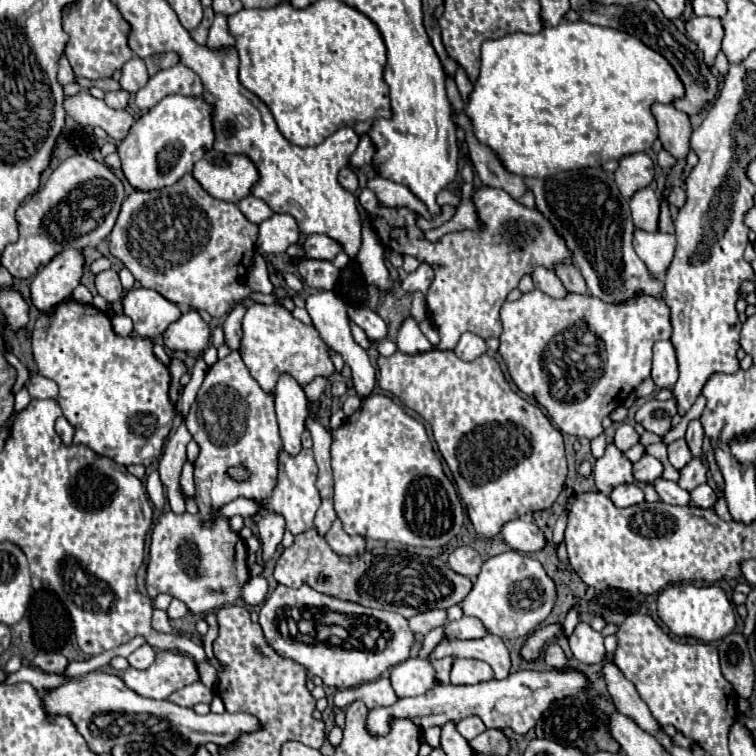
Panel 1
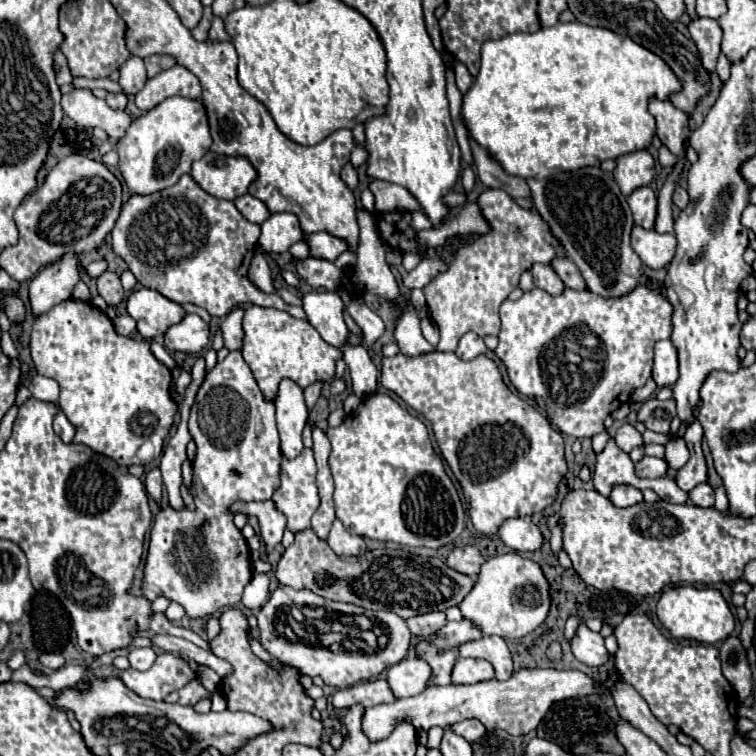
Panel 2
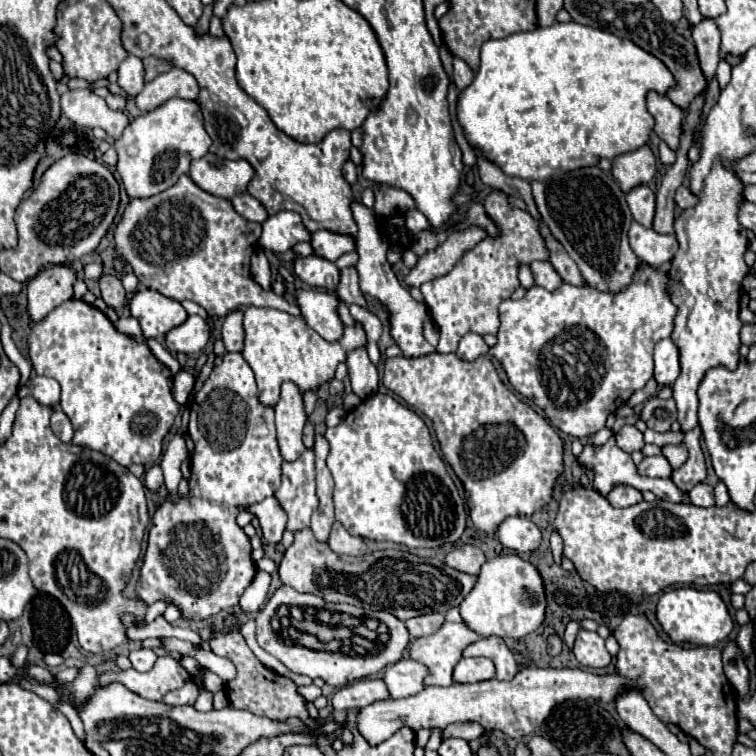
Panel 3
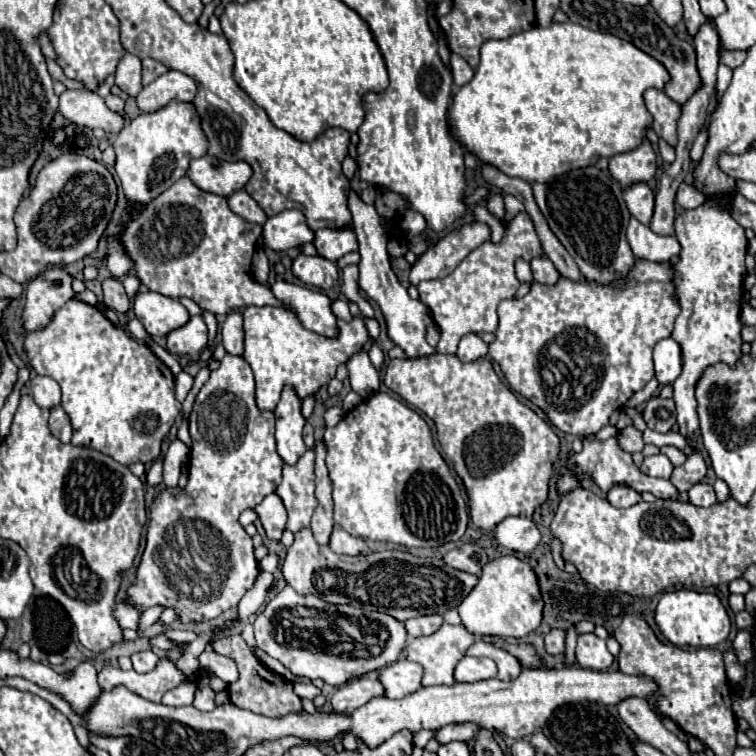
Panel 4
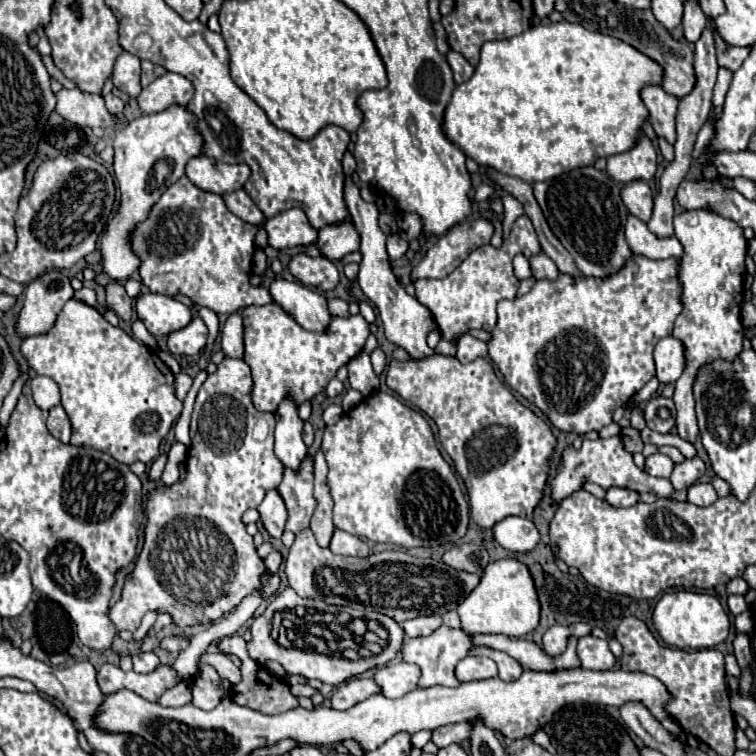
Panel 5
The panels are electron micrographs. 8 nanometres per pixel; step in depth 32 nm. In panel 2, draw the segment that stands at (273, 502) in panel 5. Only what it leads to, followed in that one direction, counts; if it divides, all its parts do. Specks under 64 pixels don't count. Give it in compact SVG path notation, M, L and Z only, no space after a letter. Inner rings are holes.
M238 500L230 508L248 508L248 514L254 514L260 524L260 538L266 546L266 552L272 552L280 542L286 528L286 518L282 512L278 512L272 504L272 500L266 502L242 502Z

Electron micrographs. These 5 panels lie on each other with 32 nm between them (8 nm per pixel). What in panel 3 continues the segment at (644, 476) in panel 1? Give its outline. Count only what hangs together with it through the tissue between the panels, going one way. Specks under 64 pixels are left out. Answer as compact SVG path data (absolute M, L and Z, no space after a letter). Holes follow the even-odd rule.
M650 456L638 464L638 472L640 472L640 476L668 478L672 474L672 468L664 456Z

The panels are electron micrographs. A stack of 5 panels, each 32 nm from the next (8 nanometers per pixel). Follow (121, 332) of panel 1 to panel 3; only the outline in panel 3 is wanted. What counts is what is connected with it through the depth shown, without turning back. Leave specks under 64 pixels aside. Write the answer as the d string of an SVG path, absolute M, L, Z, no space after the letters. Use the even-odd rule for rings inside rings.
M126 316L126 318L118 318L114 322L116 330L122 332L122 334L128 334L128 336L134 336L134 338L142 338L142 330L140 330L140 324L136 318L132 316Z

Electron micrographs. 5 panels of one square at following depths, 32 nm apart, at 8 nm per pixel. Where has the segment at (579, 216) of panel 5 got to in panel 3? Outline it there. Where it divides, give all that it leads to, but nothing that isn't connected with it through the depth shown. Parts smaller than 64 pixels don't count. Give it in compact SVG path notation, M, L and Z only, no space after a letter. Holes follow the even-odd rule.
M590 166L546 182L532 180L530 186L542 220L548 224L552 236L556 236L564 250L574 258L584 282L598 292L616 294L628 288L642 262L630 248L628 228L632 224L632 214L624 192L612 174L602 172L598 166Z

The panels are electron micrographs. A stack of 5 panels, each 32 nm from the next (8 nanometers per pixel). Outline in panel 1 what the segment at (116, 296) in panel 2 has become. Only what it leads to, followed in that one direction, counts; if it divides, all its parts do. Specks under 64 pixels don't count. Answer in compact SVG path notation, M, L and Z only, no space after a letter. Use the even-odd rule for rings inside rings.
M104 270L100 274L96 274L96 290L100 296L104 296L110 304L118 302L124 294L124 288L120 284L120 278L118 278L118 272L116 270Z

